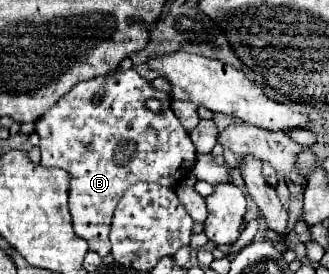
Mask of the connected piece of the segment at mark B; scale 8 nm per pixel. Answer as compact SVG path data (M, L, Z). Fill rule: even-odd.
M134 69L128 71L116 71L112 75L102 75L90 81L78 83L64 99L60 99L50 111L36 121L36 133L40 135L40 153L42 153L42 167L58 167L70 173L70 185L68 185L68 209L74 223L74 233L88 241L90 251L98 253L100 257L106 257L110 253L110 221L114 215L114 209L124 195L124 191L138 181L152 181L164 187L176 185L182 177L186 177L194 163L196 163L196 147L190 141L188 131L180 125L176 115L172 113L172 97L166 91L154 89L144 77L140 77ZM104 89L104 99L94 105L92 95ZM156 97L162 101L164 111L152 113L146 107L146 99Z

